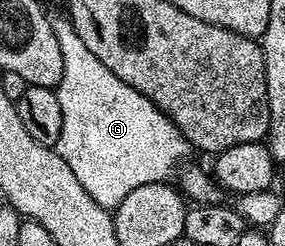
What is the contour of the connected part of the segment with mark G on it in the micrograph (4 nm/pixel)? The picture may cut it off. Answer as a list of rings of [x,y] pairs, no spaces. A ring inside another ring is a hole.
[[[72,29],[56,30],[56,41],[60,45],[60,57],[64,57],[64,73],[60,77],[58,86],[58,100],[62,124],[57,150],[74,155],[98,155],[102,163],[94,163],[91,167],[81,168],[80,178],[84,189],[88,189],[88,197],[96,201],[101,207],[113,209],[132,193],[132,189],[140,189],[140,185],[161,183],[169,180],[174,170],[179,170],[178,162],[192,151],[191,145],[180,133],[180,129],[159,109],[148,97],[144,97],[132,85],[120,81],[84,41],[80,41],[80,33]]]

